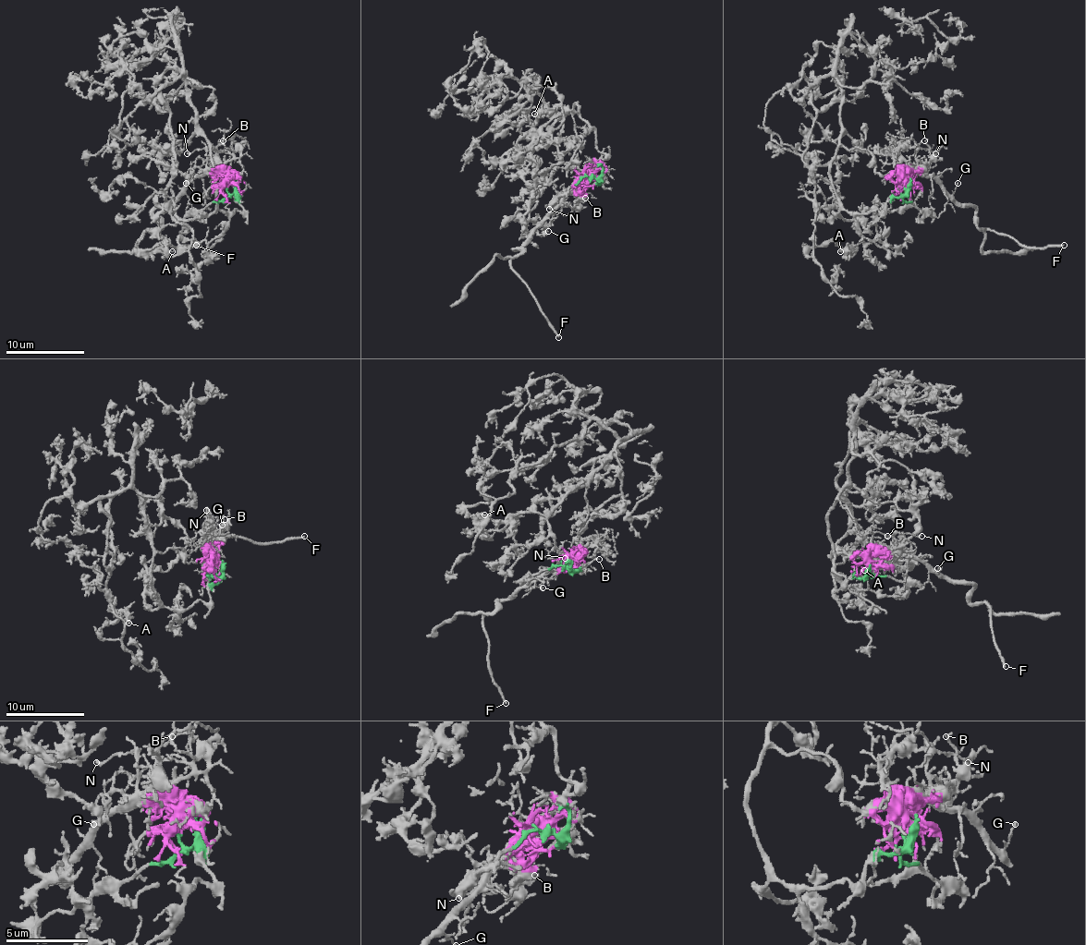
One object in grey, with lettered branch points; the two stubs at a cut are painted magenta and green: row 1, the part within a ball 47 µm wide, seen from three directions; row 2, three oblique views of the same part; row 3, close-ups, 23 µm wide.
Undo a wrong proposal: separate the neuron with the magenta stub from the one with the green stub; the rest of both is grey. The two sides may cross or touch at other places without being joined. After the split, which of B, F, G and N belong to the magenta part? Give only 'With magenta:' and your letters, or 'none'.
With magenta: B, F, G, N

